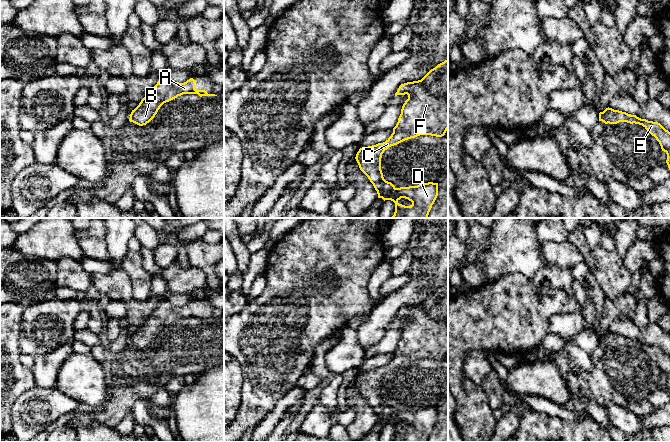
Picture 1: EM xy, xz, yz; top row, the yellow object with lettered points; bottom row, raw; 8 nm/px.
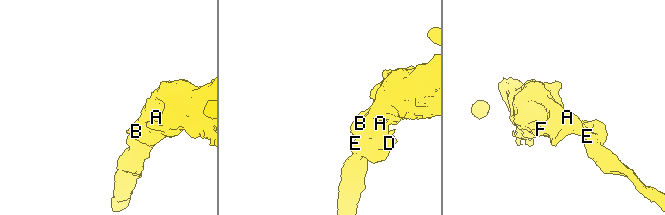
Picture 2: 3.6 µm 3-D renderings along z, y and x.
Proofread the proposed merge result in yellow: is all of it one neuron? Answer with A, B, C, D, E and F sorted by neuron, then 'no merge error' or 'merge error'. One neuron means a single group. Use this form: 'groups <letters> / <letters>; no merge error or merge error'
groups A B C D E F; no merge error

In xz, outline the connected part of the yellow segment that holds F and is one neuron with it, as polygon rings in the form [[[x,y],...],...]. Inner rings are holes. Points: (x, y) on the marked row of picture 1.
[[[448,59],[431,69],[421,80],[401,84],[395,93],[408,95],[402,106],[401,114],[391,136],[383,143],[360,148],[356,154],[356,161],[360,170],[368,177],[377,191],[378,198],[391,200],[395,203],[392,218],[428,218],[429,212],[438,196],[438,183],[428,182],[417,186],[396,188],[384,179],[381,170],[382,154],[389,147],[420,135],[442,137],[448,130]],[[401,198],[412,202],[411,206],[399,204]]]

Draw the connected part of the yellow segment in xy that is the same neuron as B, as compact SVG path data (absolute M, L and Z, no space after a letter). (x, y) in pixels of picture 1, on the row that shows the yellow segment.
M162 76L152 90L132 110L129 121L139 126L149 123L157 114L160 107L183 94L198 94L202 96L217 96L208 94L205 90L195 89L195 80L190 78L184 83L174 82Z

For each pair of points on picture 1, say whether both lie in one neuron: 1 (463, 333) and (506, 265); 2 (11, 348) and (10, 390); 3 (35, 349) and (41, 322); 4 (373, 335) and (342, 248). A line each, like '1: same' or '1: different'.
1: different
2: same
3: same
4: different

